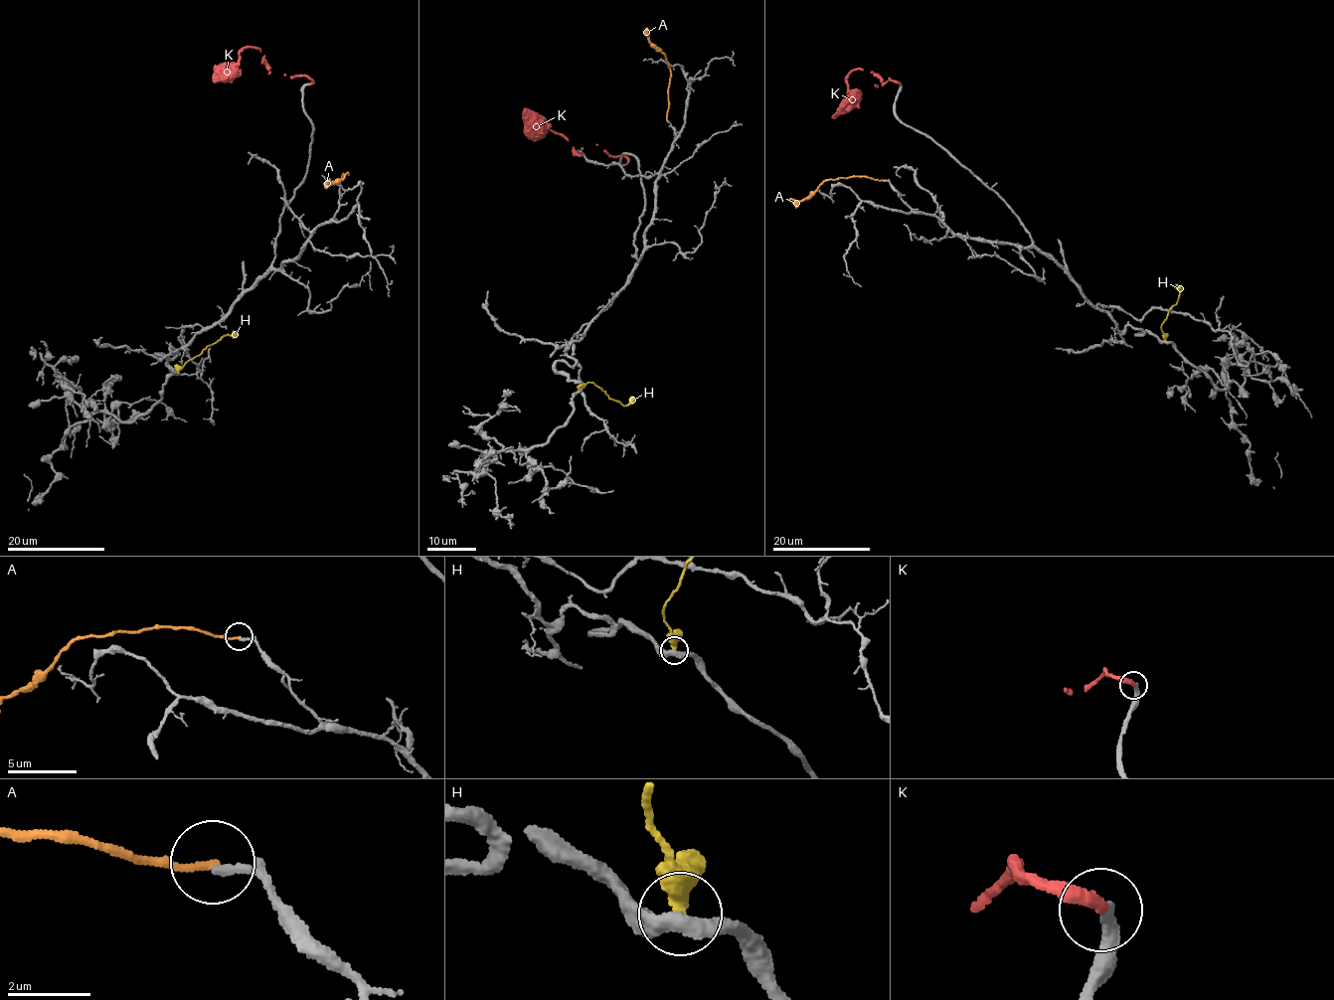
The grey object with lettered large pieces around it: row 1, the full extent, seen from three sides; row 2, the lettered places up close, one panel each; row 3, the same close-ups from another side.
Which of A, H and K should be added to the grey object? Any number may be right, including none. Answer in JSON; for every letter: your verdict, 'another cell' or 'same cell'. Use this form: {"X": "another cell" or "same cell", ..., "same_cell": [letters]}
{"A": "another cell", "H": "another cell", "K": "same cell", "same_cell": ["K"]}

